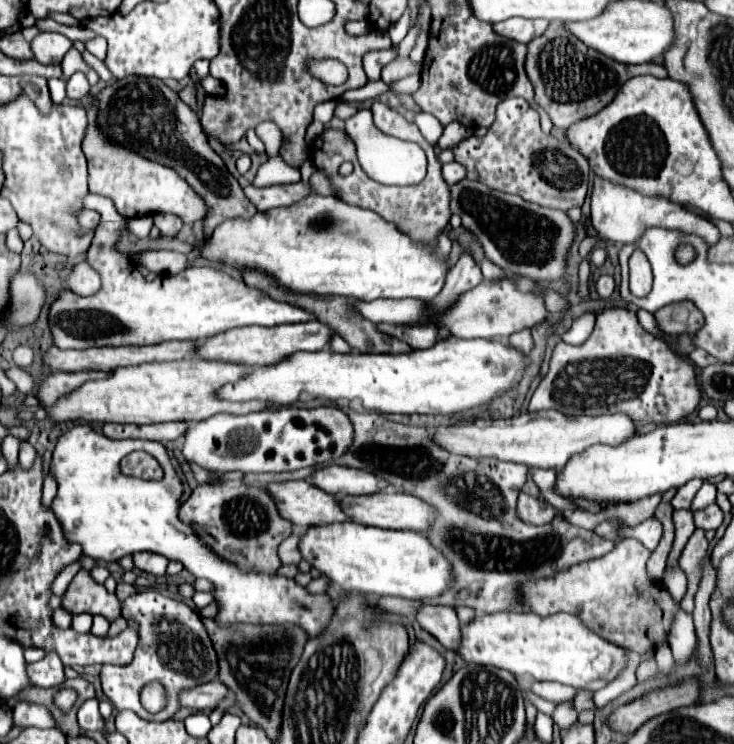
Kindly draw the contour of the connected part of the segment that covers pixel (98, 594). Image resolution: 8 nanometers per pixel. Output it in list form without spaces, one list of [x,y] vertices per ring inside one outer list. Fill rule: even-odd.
[[[81,570],[73,582],[69,584],[69,590],[65,592],[63,608],[79,614],[79,612],[89,612],[89,614],[101,614],[109,622],[121,616],[121,604],[115,594],[109,594],[103,584],[97,584],[91,578],[89,570]]]

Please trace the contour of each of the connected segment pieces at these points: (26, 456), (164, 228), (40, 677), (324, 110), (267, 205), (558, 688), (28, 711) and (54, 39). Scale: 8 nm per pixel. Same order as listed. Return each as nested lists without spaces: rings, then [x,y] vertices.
[[[21,442],[21,446],[19,446],[19,464],[23,468],[27,468],[29,464],[33,464],[33,456],[35,454],[37,452],[35,452],[35,448],[29,442]]]
[[[157,214],[157,216],[153,216],[153,220],[155,220],[155,226],[161,230],[161,234],[163,234],[163,236],[167,236],[167,238],[177,236],[177,232],[179,232],[179,230],[181,230],[181,226],[183,226],[183,222],[181,222],[181,218],[179,218],[179,216]]]
[[[50,652],[43,660],[35,664],[27,664],[27,674],[31,682],[39,688],[53,688],[53,686],[63,686],[65,682],[65,672],[63,664],[55,652]]]
[[[335,100],[319,103],[313,110],[313,120],[319,120],[321,124],[327,124],[333,118],[333,110],[335,110]]]
[[[301,180],[301,182],[295,182],[295,184],[267,186],[267,188],[247,186],[245,194],[257,206],[257,210],[271,210],[271,208],[293,206],[299,200],[307,198],[309,194],[313,194],[313,190],[311,190],[311,186],[307,182]]]
[[[535,682],[531,686],[533,692],[537,692],[539,696],[545,696],[547,700],[553,700],[555,704],[557,702],[573,702],[575,700],[575,690],[569,688],[569,686],[561,686],[561,684],[553,684],[553,682]]]
[[[19,700],[13,708],[15,726],[35,726],[35,728],[57,728],[53,714],[43,706],[27,700]]]
[[[41,32],[33,42],[31,42],[35,60],[41,64],[61,64],[63,56],[73,48],[73,42],[55,32]]]

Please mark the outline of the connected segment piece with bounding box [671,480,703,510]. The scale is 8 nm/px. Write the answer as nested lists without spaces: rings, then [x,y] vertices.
[[[691,480],[689,484],[685,484],[685,486],[681,486],[679,490],[677,490],[677,494],[673,496],[673,500],[671,500],[671,506],[675,508],[675,510],[679,510],[679,508],[689,508],[691,506],[691,500],[693,500],[693,496],[697,494],[697,490],[701,488],[701,480]]]

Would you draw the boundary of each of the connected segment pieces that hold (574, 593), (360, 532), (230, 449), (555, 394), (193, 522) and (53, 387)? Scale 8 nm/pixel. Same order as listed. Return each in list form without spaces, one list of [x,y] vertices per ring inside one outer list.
[[[625,538],[607,556],[577,564],[577,568],[569,568],[569,572],[553,576],[553,580],[537,580],[537,584],[529,584],[529,608],[539,616],[553,616],[559,612],[575,614],[585,624],[589,624],[589,628],[593,628],[593,632],[597,632],[601,638],[641,656],[655,654],[661,646],[669,644],[669,632],[679,606],[671,598],[667,586],[663,582],[651,580],[651,576],[647,574],[649,556],[651,552],[641,542],[637,542],[635,538]]]
[[[357,522],[349,524],[323,524],[321,528],[309,528],[301,538],[301,554],[305,560],[311,562],[321,574],[325,574],[331,582],[339,584],[347,592],[361,592],[373,596],[399,596],[407,600],[421,600],[421,598],[437,598],[447,588],[451,588],[455,580],[455,572],[451,562],[437,550],[423,534],[409,532],[409,530],[383,530],[373,526],[363,526]]]
[[[277,406],[261,412],[251,412],[245,416],[233,416],[233,414],[217,414],[209,420],[191,424],[189,432],[183,440],[183,456],[187,462],[199,464],[205,470],[211,472],[229,472],[239,470],[243,474],[247,472],[291,472],[301,468],[313,468],[317,464],[329,464],[339,460],[345,452],[349,452],[353,444],[353,424],[349,416],[333,406],[319,406],[319,408],[295,408],[295,406]]]
[[[609,308],[597,314],[595,330],[581,346],[571,346],[567,342],[557,342],[549,372],[541,380],[539,388],[533,392],[527,412],[541,412],[541,410],[559,410],[561,414],[569,416],[597,416],[605,412],[625,412],[633,416],[633,420],[649,420],[649,424],[661,422],[679,422],[687,414],[691,414],[701,400],[701,390],[697,386],[695,368],[687,358],[673,354],[667,344],[653,334],[645,332],[637,322],[635,312],[625,308]]]
[[[243,482],[197,486],[189,500],[181,504],[179,516],[225,560],[237,562],[247,570],[253,568],[269,574],[275,574],[281,568],[277,548],[293,534],[293,524],[279,514],[269,490]]]
[[[57,372],[57,374],[51,374],[39,388],[39,402],[43,406],[53,406],[59,398],[71,394],[73,390],[83,386],[87,380],[109,378],[109,374],[111,372]]]

